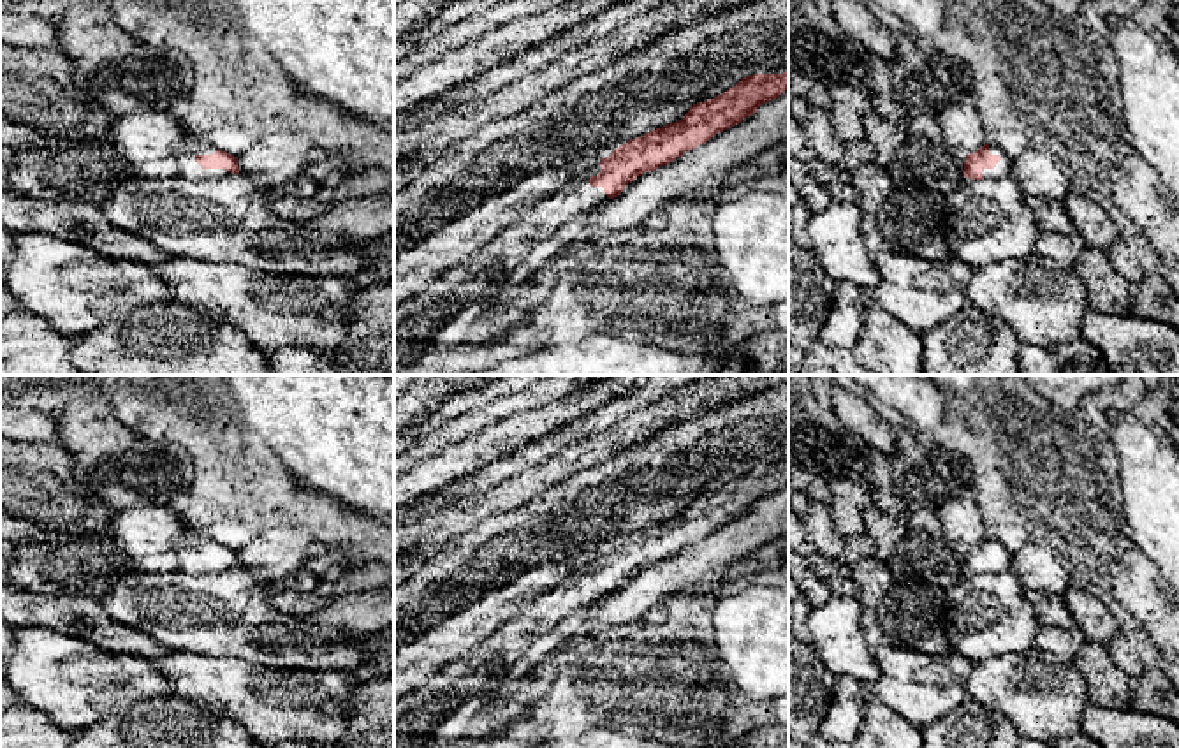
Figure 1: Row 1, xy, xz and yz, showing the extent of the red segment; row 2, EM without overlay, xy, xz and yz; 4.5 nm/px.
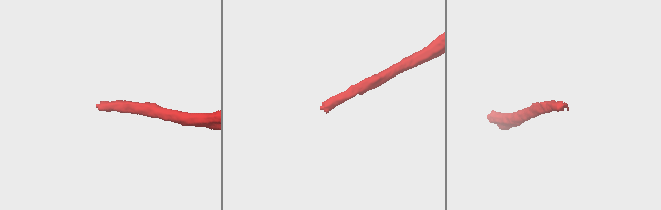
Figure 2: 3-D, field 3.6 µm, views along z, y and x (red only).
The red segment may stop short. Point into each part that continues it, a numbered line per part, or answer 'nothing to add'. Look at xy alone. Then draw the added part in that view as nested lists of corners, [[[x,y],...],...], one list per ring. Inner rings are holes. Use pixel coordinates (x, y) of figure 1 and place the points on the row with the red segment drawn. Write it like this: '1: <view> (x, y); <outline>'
1: xy (182, 162); [[[204,139],[183,141],[181,146],[167,160],[165,169],[190,181],[231,176],[231,172],[225,169],[202,169],[195,162],[197,155],[211,155],[215,150],[216,148]]]

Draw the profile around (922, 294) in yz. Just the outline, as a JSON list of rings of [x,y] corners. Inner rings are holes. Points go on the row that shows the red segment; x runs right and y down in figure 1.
[[[892,250],[871,259],[878,271],[875,303],[913,331],[943,324],[968,303],[973,269],[959,259],[926,260]]]

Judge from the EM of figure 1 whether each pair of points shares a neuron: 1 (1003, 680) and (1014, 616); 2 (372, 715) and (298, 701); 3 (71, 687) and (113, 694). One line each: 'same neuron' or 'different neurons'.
1: different neurons
2: different neurons
3: same neuron

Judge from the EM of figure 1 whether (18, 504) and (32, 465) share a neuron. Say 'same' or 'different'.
same

